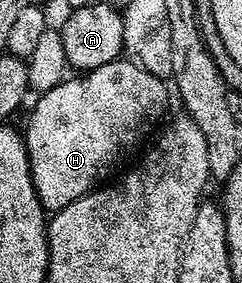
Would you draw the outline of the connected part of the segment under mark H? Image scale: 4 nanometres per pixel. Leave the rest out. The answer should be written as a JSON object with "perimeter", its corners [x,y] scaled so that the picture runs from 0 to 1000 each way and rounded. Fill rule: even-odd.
{"perimeter":[[[496,208],[347,254],[339,269],[264,279],[244,300],[174,332],[124,392],[112,428],[112,558],[128,580],[136,661],[182,742],[223,746],[285,731],[355,682],[380,678],[413,647],[438,643],[459,594],[591,498],[624,438],[690,385],[690,314],[678,276],[616,265],[579,230]]]}

